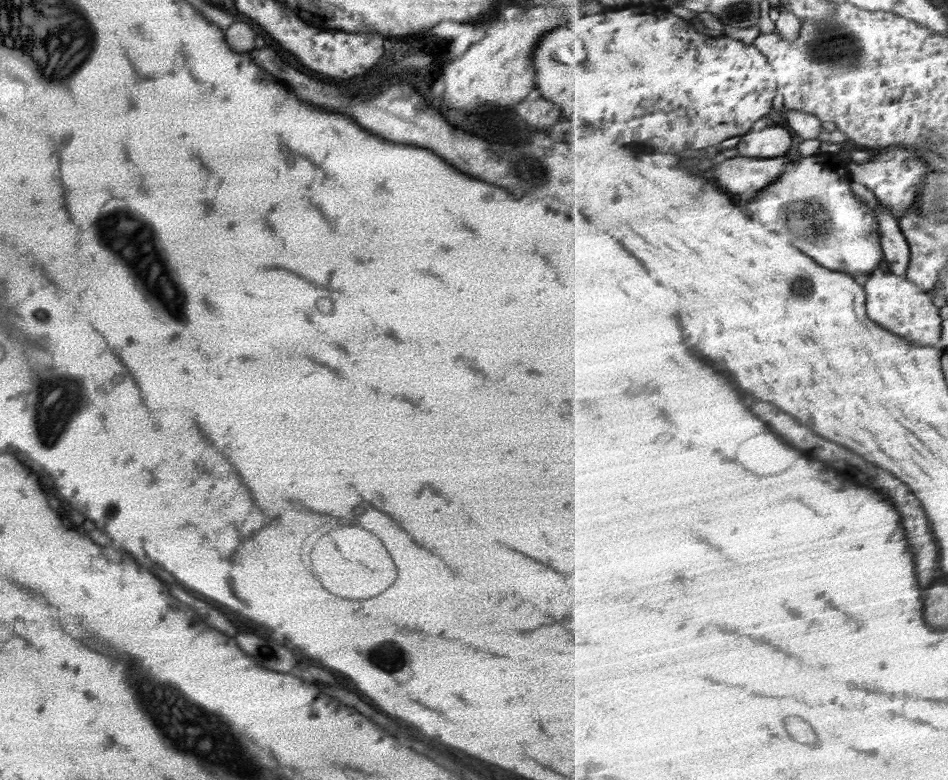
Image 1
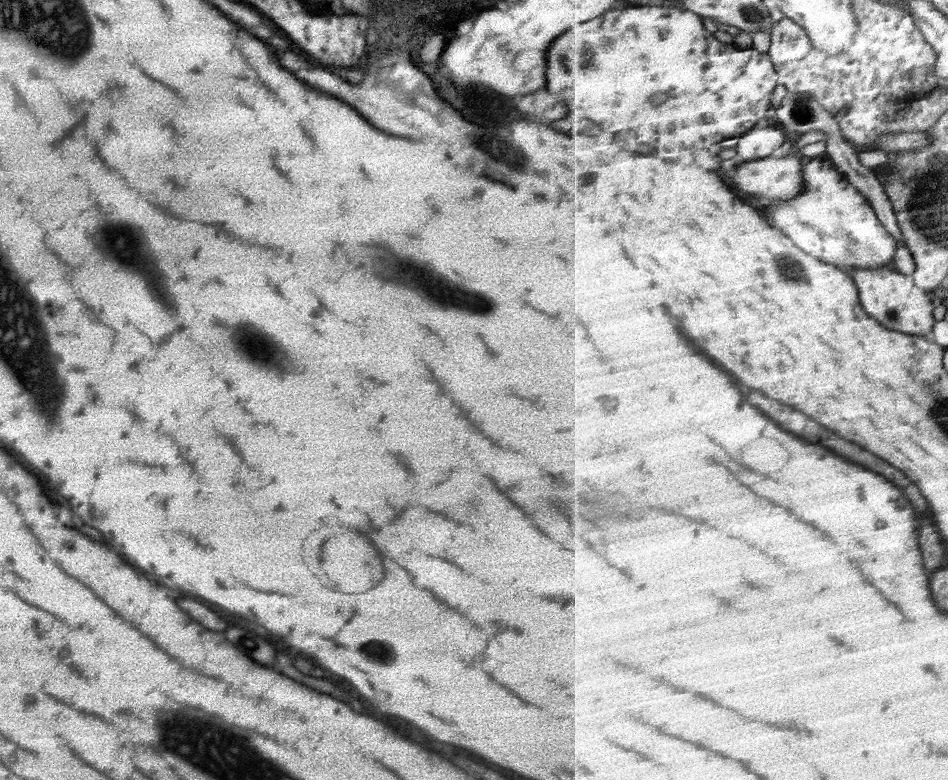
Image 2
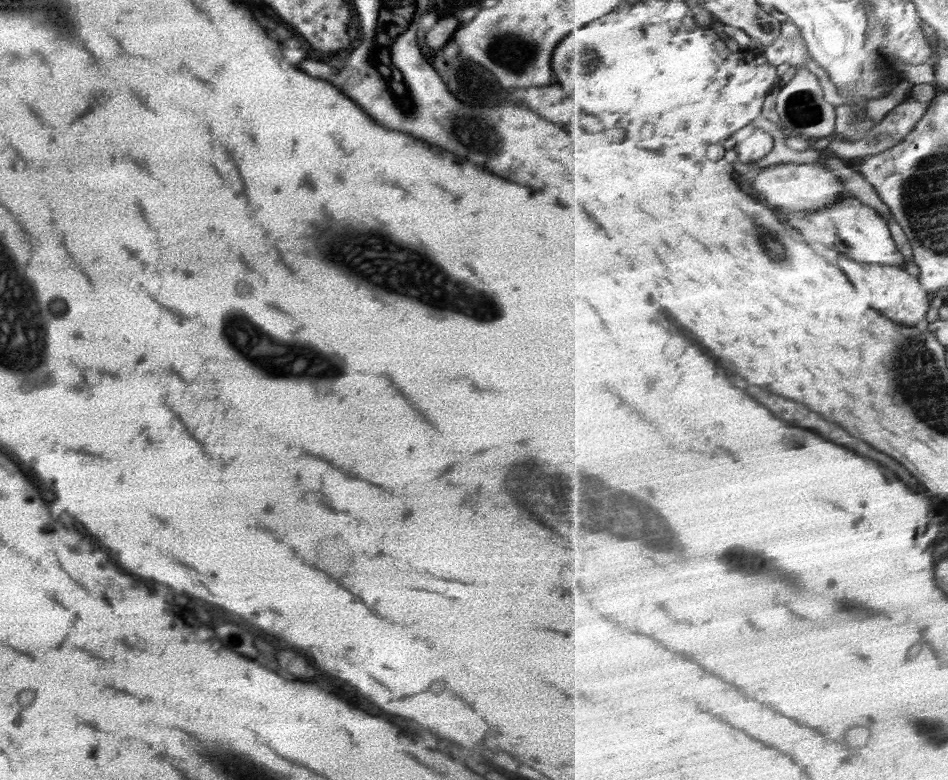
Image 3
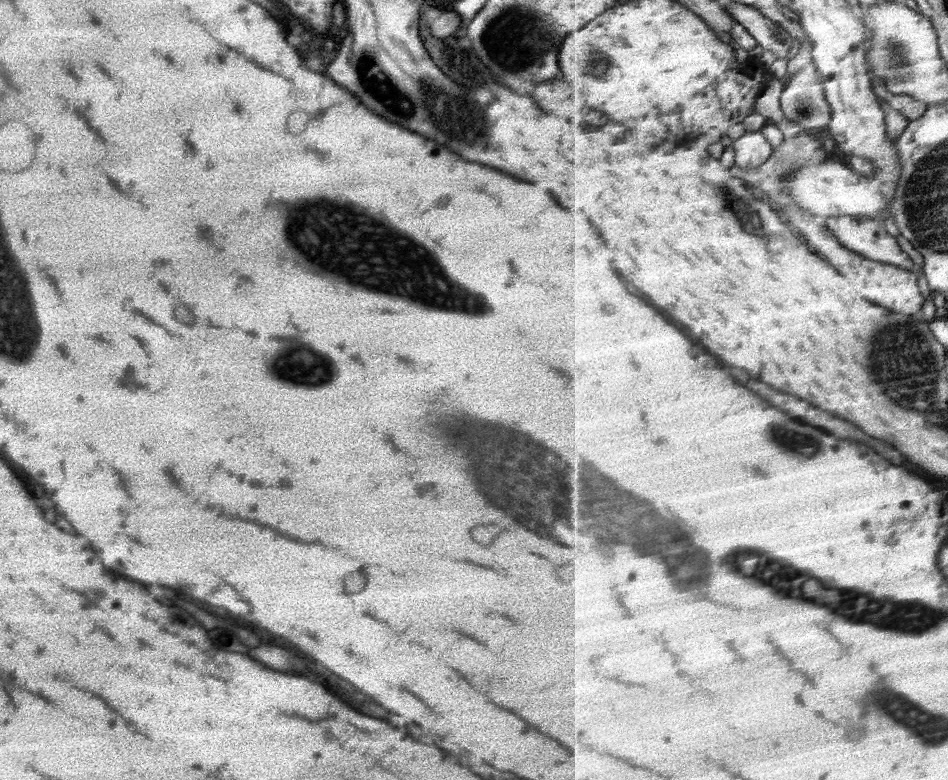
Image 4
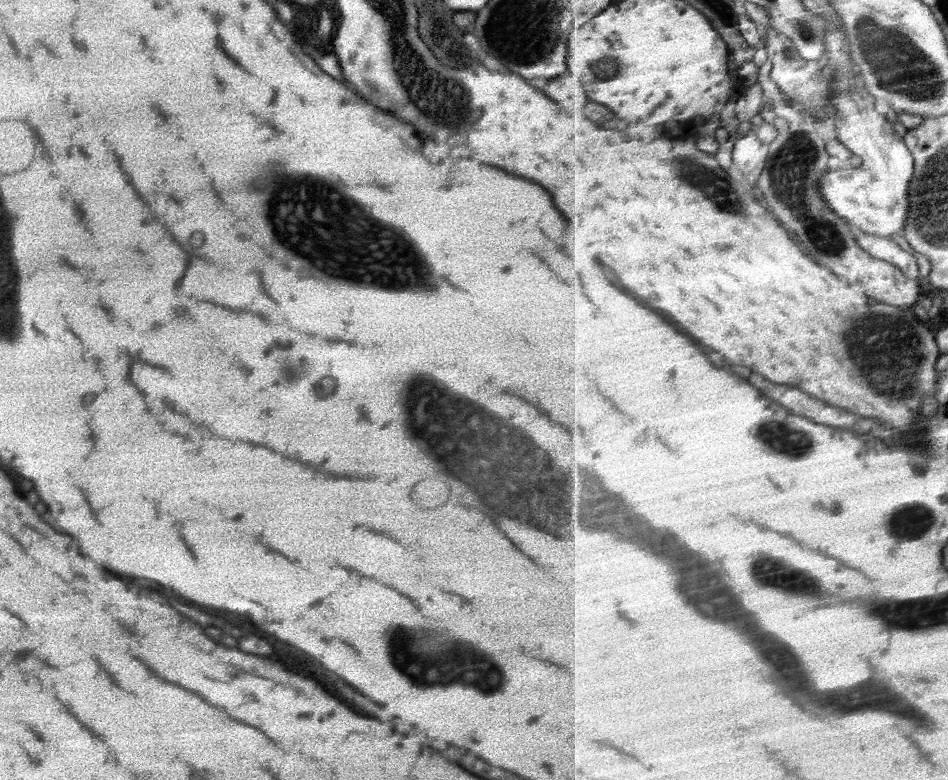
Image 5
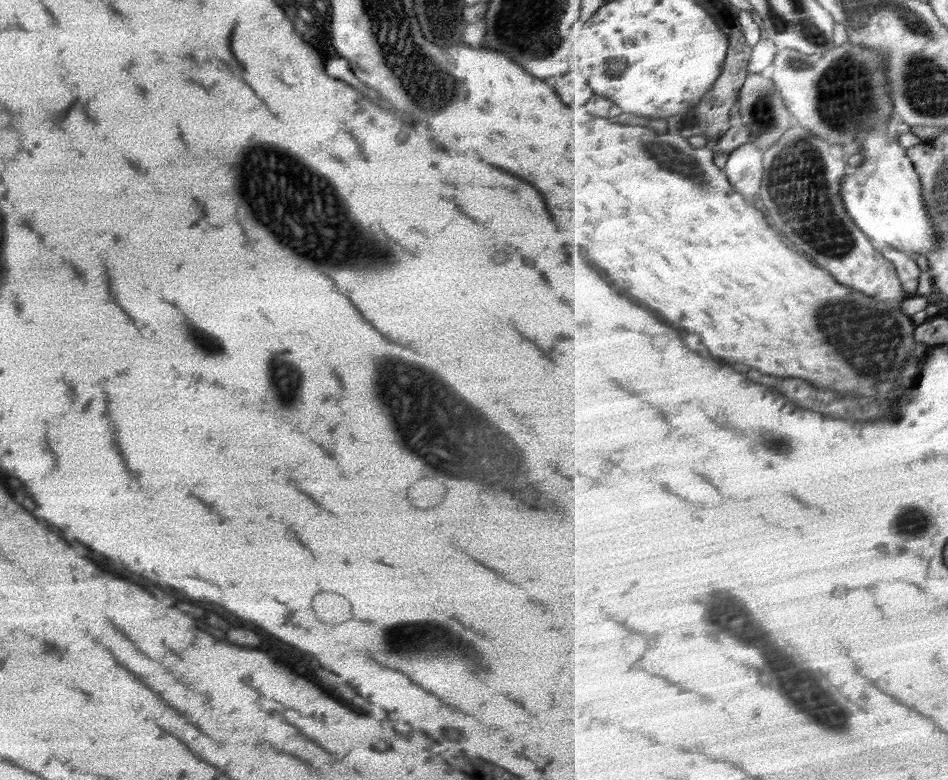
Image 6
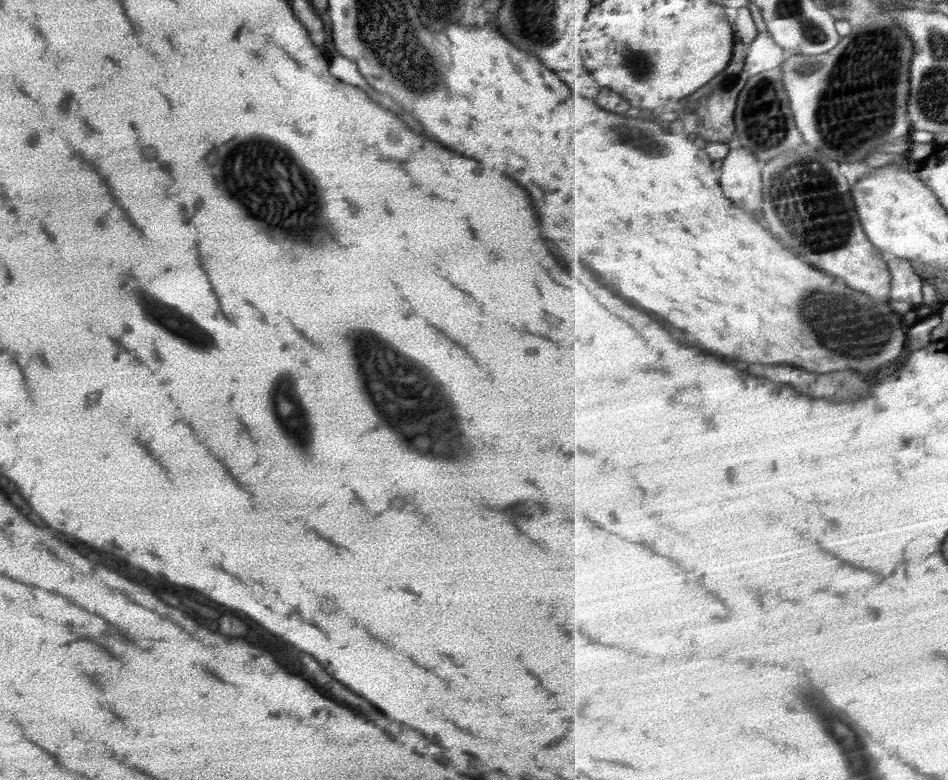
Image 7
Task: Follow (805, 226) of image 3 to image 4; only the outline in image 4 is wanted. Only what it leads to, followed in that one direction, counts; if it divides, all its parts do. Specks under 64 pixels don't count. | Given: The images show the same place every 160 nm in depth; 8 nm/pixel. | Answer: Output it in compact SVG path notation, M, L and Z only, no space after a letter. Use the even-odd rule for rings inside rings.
M828 217L827 224L844 246L878 262L892 263L911 271L915 259L903 249L899 237L892 236L884 220L868 217Z

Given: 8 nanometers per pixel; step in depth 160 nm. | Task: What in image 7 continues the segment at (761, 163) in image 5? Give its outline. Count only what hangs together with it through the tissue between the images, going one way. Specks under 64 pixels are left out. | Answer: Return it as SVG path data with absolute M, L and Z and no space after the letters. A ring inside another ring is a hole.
M742 146L723 159L722 186L726 194L742 208L756 210L763 202L762 166L751 150Z

